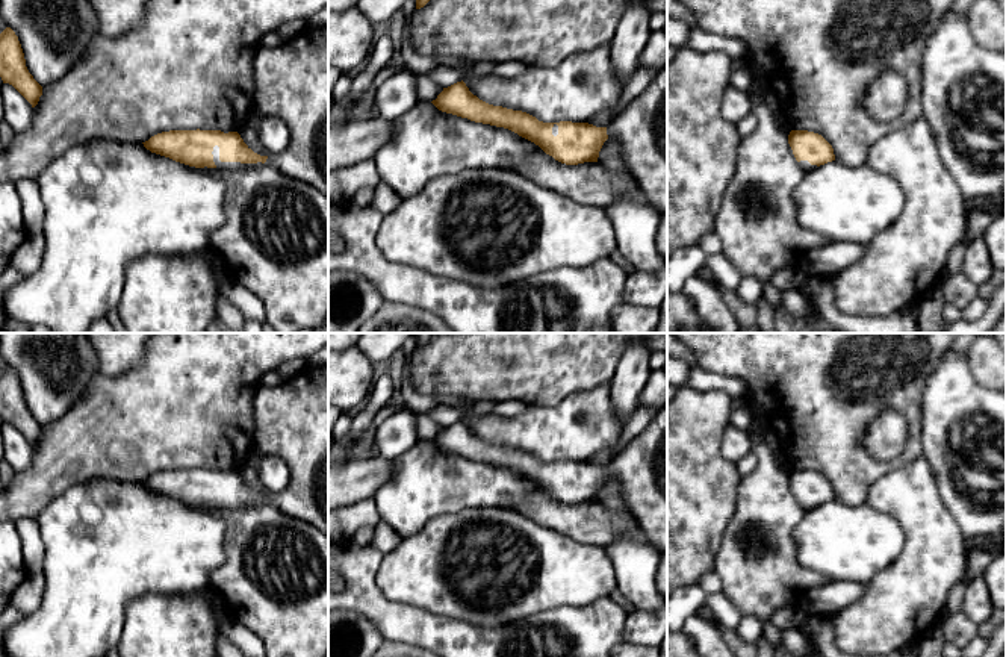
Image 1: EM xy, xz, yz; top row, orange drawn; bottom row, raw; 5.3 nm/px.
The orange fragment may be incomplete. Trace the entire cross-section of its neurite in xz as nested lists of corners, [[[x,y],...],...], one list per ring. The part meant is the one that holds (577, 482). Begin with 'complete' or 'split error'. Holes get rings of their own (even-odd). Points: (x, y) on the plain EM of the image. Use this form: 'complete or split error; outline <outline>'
split error; outline [[[667,404],[607,466],[543,462],[526,451],[480,439],[463,419],[443,427],[431,442],[442,451],[508,468],[566,504],[598,501],[604,481],[613,477],[629,515],[643,530],[644,542],[661,556],[667,554]]]

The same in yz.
split error; outline [[[791,469],[788,474],[788,483],[805,512],[835,500],[832,484],[818,472]]]

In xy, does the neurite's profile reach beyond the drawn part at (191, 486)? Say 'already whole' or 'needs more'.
needs more

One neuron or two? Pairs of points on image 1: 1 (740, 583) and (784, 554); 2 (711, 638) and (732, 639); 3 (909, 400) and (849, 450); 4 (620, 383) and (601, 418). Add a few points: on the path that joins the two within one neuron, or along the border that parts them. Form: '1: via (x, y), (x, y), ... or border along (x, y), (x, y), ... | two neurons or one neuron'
1: via (751, 576), (773, 556) | one neuron
2: border along (722, 630), (722, 636), (726, 641) | two neurons
3: via (890, 400), (878, 400), (849, 430) | one neuron
4: border along (608, 383), (614, 417), (624, 426) | two neurons

